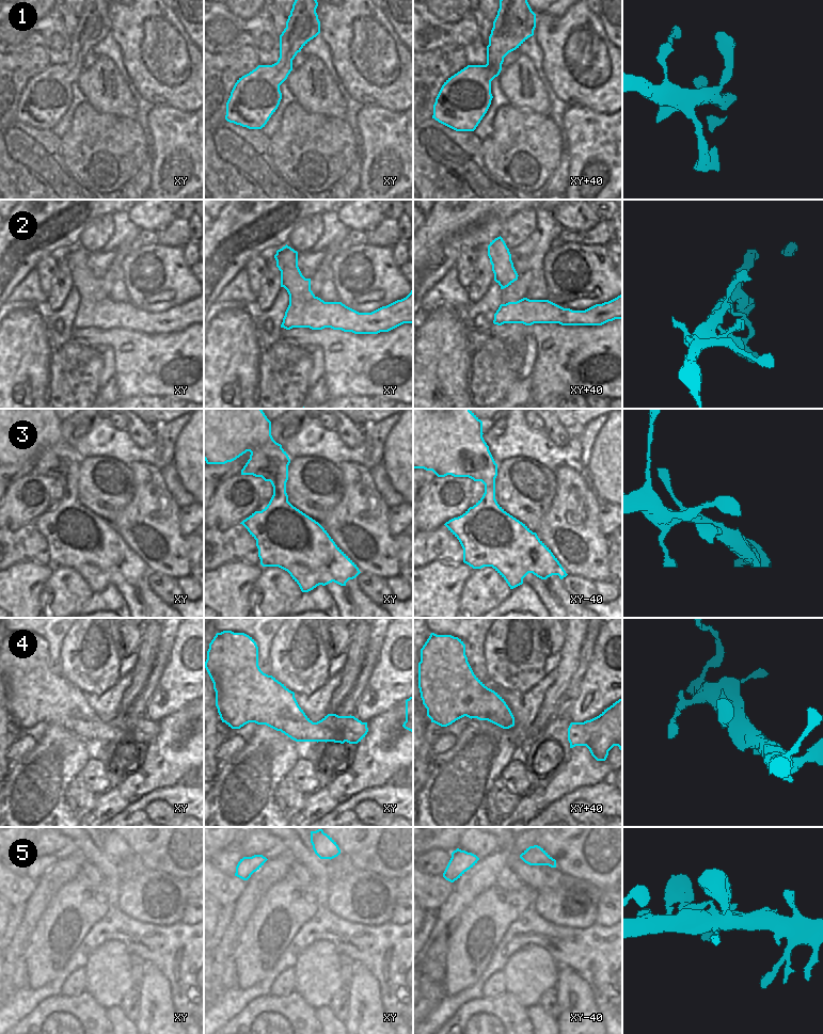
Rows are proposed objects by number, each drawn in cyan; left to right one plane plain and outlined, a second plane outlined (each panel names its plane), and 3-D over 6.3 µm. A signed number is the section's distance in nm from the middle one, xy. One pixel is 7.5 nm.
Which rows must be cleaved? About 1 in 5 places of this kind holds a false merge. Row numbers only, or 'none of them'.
none of them

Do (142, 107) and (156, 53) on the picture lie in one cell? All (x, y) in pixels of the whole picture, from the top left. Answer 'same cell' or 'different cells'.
different cells

